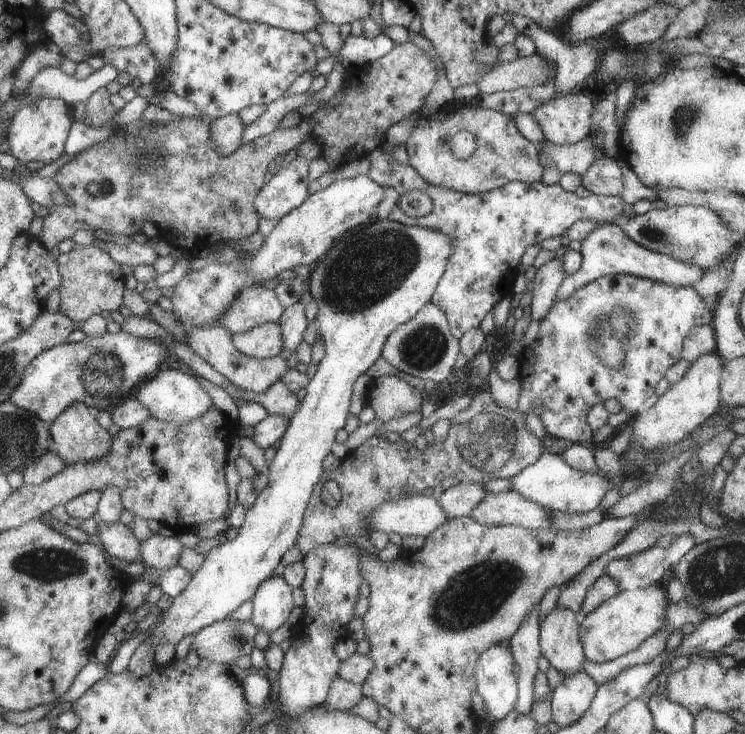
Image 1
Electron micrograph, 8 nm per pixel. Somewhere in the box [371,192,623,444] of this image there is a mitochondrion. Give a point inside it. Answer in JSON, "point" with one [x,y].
{"point":[425,347]}

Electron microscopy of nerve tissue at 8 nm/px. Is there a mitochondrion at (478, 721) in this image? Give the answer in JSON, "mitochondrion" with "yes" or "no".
{"mitochondrion":"no"}

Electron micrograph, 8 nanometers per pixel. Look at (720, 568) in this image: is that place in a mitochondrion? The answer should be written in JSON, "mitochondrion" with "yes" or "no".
{"mitochondrion":"yes"}

